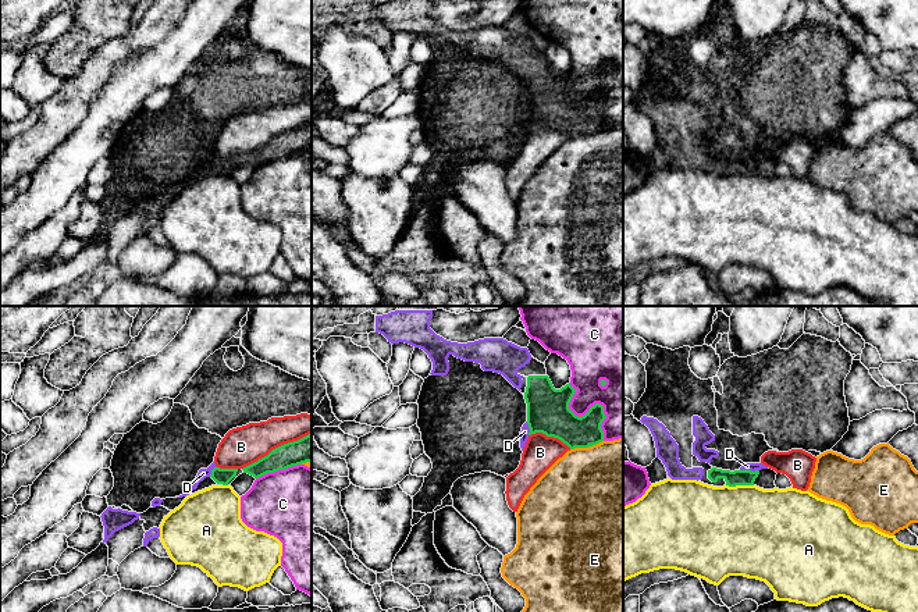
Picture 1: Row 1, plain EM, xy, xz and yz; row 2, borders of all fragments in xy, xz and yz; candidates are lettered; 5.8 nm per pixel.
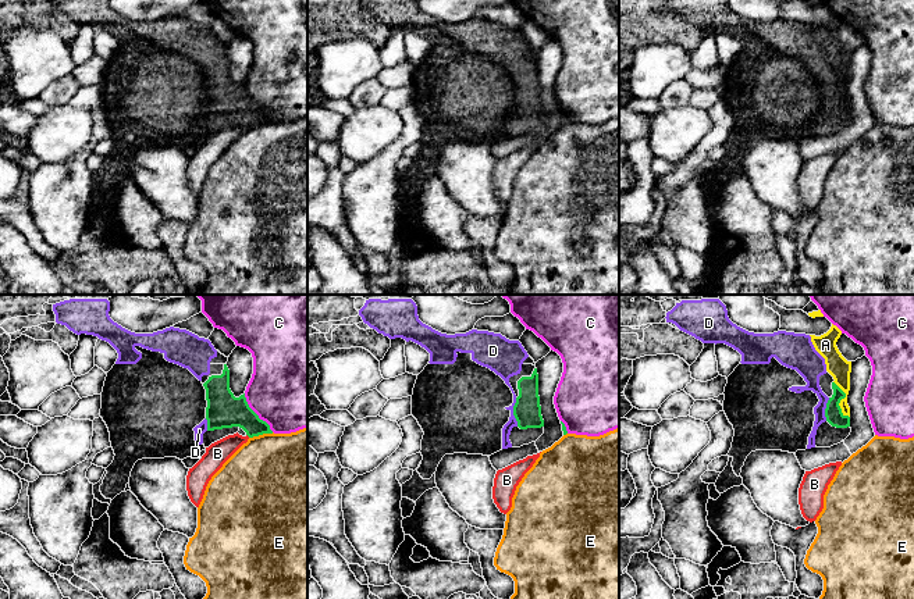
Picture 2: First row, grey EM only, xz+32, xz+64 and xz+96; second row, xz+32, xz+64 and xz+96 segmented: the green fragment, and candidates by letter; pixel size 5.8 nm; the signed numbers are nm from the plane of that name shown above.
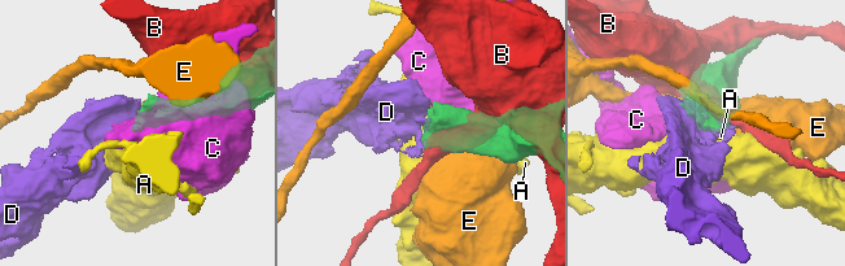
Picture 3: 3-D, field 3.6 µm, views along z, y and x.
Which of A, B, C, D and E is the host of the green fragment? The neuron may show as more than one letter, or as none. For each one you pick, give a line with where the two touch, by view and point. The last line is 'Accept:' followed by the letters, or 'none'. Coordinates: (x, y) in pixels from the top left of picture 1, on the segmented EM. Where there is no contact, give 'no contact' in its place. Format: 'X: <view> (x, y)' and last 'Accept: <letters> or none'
D: yz (750, 470)
Accept: D

